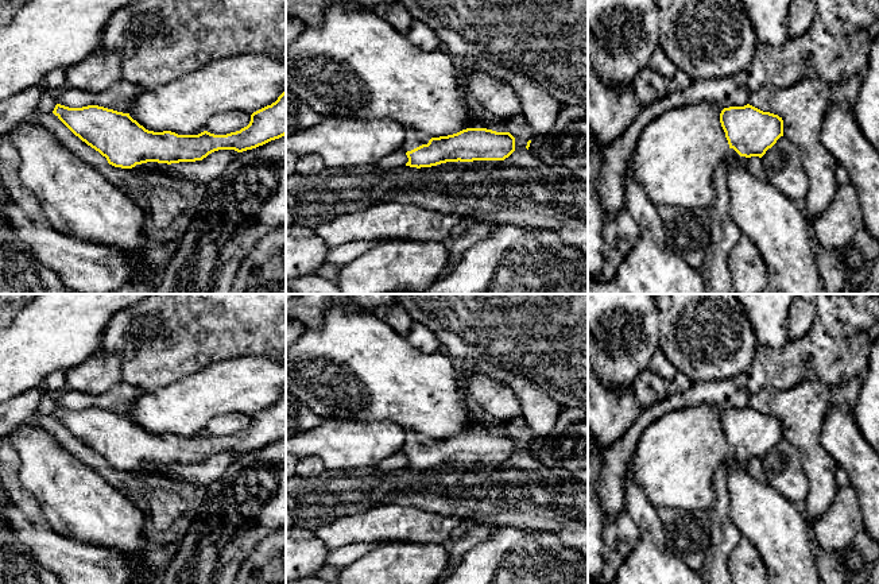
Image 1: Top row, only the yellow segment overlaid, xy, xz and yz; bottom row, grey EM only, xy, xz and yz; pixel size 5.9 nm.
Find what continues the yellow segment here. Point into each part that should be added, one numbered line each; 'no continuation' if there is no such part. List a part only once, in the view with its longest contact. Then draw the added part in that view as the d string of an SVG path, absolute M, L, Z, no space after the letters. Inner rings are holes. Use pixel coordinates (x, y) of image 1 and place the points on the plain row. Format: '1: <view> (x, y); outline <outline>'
1: xz (413, 440); outline M404 432L404 446L402 449L402 453L407 455L422 446L427 446L430 441L431 438L418 432Z

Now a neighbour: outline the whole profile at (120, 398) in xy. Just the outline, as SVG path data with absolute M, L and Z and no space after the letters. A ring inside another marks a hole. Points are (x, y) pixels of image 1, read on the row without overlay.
M119 382L109 391L100 395L90 395L67 388L55 402L57 406L69 410L98 407L123 415L129 415L135 402L143 394L140 388Z

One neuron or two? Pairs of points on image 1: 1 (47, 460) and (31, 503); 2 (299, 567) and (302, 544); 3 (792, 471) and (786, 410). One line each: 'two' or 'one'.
1: two
2: one
3: two

